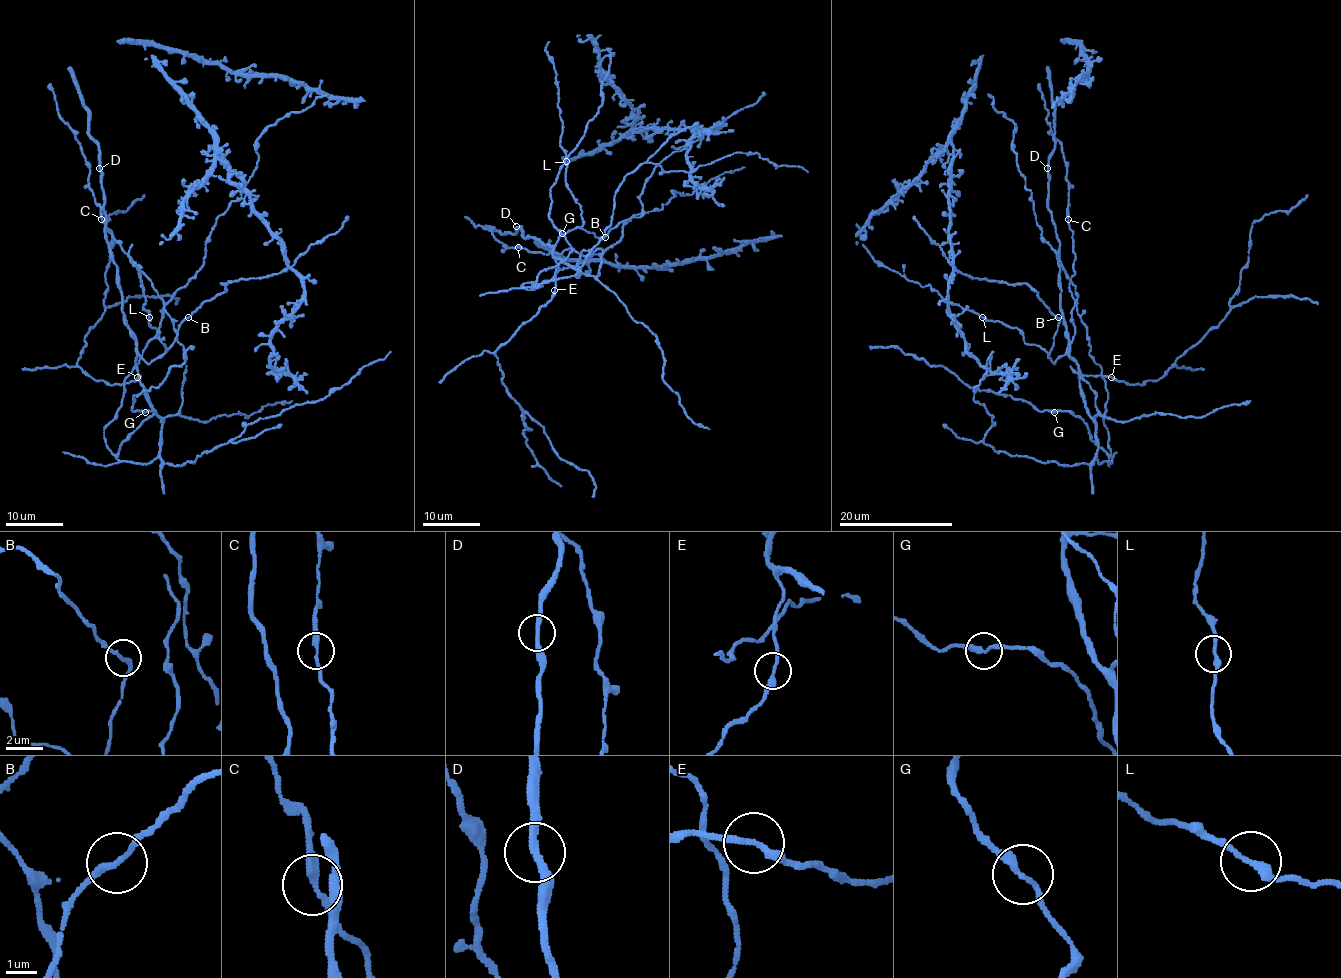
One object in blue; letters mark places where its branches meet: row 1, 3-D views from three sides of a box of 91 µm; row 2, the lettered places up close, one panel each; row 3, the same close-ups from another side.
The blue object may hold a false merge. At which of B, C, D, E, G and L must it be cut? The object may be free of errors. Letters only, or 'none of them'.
none of them

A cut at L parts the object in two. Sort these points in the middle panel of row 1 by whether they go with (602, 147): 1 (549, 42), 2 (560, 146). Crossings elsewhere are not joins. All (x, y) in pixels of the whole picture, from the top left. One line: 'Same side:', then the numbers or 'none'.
Same side: none

